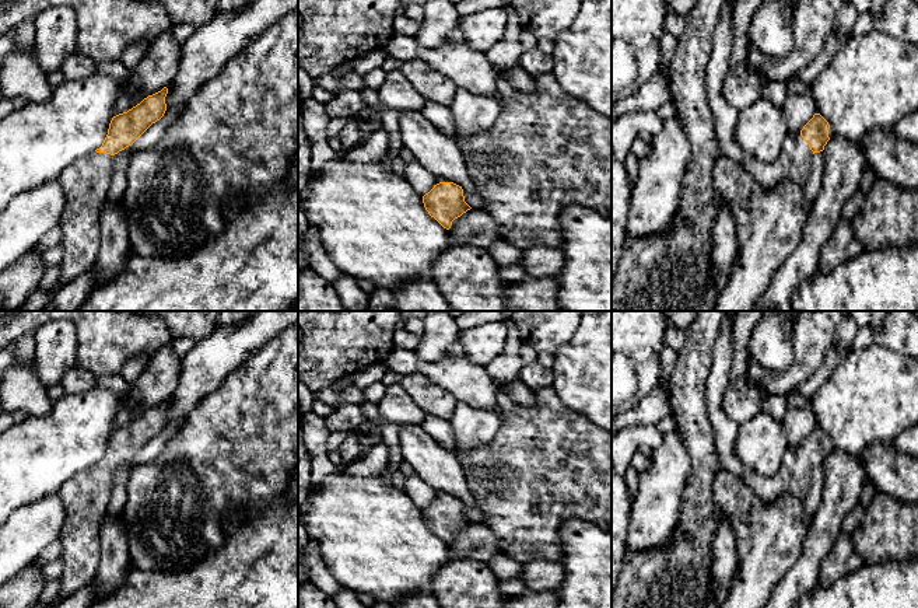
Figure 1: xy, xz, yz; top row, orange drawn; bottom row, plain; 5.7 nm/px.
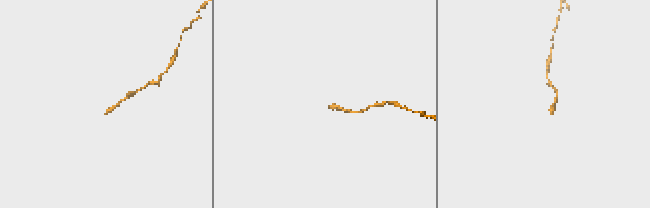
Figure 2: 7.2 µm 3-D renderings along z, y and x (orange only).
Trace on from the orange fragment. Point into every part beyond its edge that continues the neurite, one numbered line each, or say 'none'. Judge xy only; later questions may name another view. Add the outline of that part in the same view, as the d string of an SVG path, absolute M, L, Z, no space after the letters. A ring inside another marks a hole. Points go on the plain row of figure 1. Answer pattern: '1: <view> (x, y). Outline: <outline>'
1: xy (86, 496). Outline: M90 467L71 476L59 490L66 521L59 537L63 573L57 602L97 576L102 555L99 530L111 502L115 469Z

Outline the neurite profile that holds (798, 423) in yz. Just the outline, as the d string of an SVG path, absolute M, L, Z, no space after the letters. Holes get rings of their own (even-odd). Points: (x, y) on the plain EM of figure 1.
M809 402L803 408L788 409L781 422L789 448L800 448L803 440L816 427L814 413Z

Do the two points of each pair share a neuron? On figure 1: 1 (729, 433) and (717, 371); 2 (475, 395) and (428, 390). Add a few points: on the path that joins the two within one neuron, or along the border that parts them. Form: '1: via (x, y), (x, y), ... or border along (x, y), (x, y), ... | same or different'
1: via (718, 418), (715, 412), (717, 387) | same
2: border along (420, 374), (424, 374), (458, 401) | different

